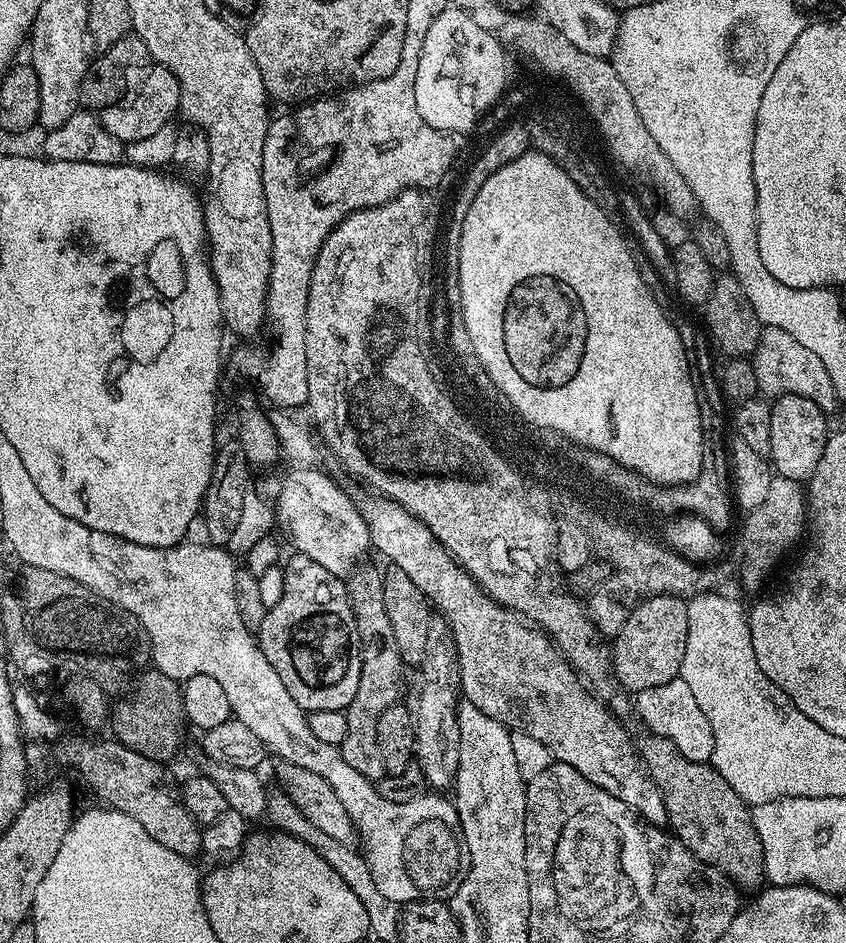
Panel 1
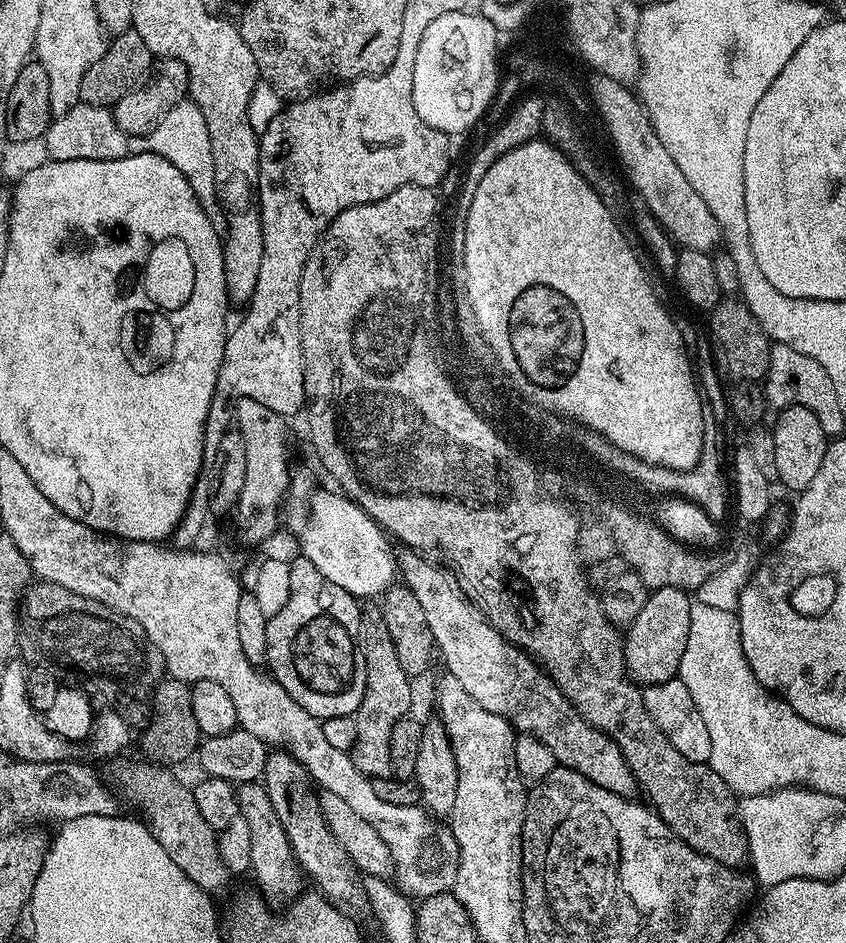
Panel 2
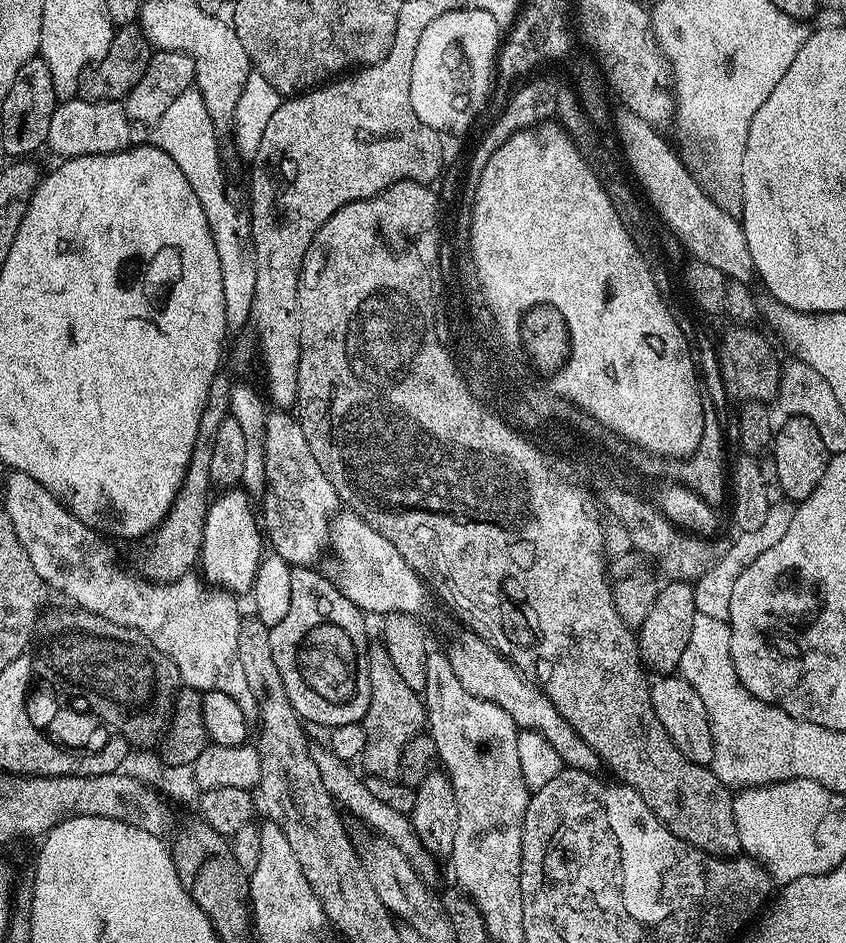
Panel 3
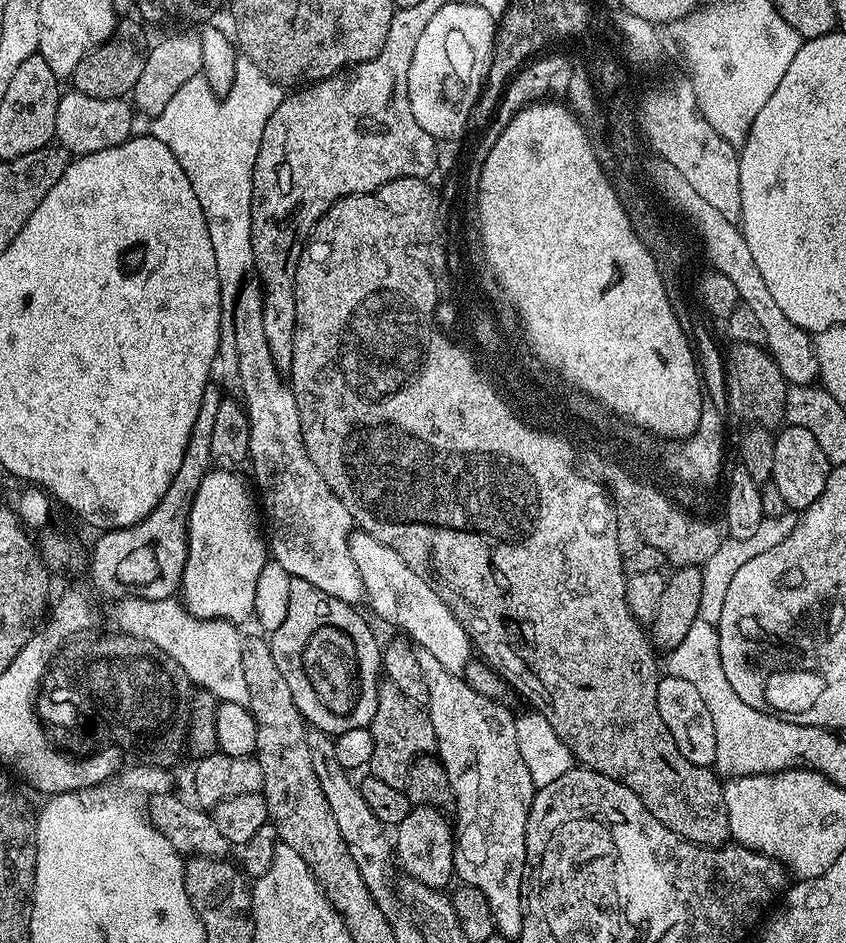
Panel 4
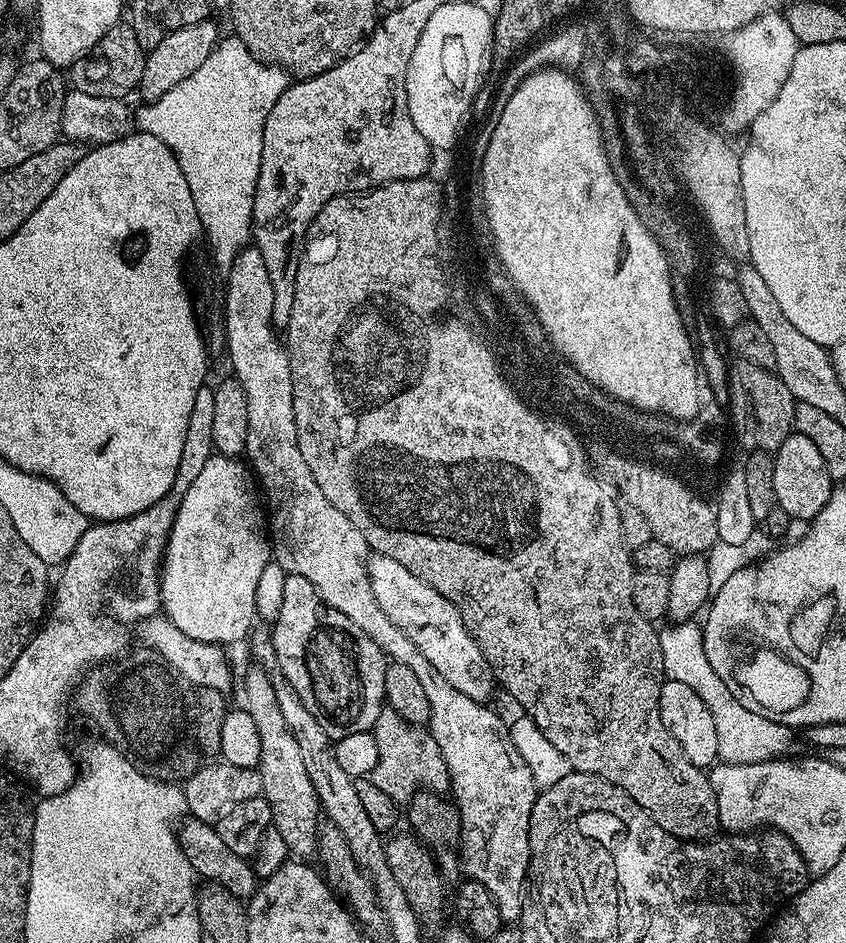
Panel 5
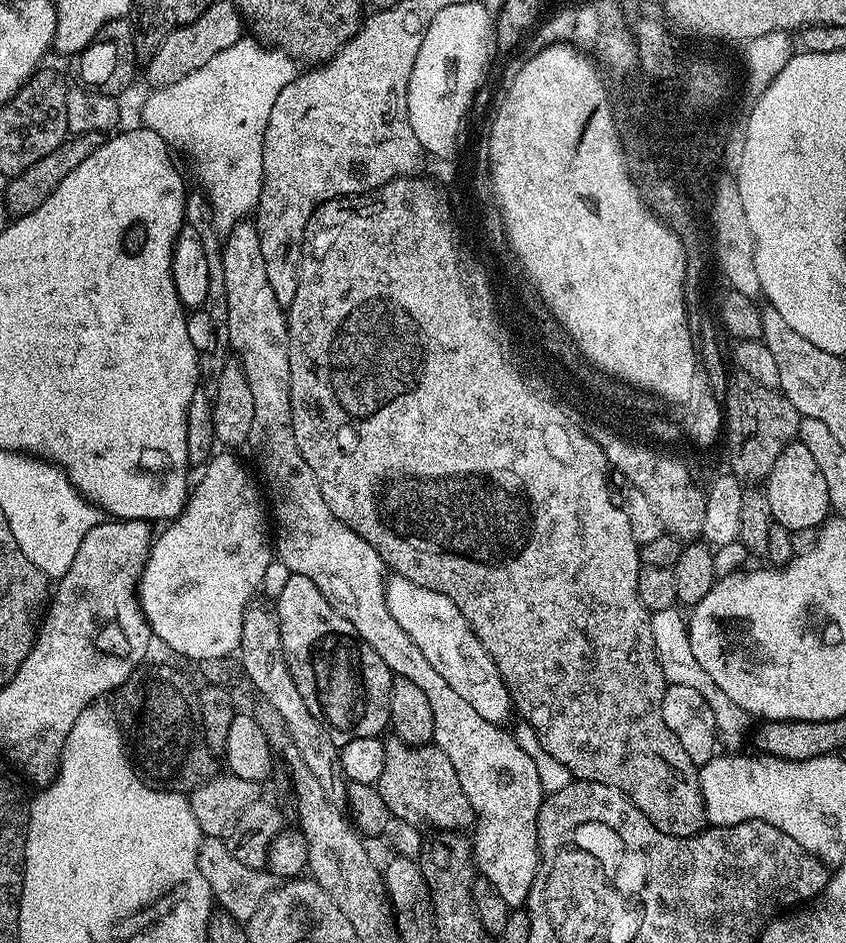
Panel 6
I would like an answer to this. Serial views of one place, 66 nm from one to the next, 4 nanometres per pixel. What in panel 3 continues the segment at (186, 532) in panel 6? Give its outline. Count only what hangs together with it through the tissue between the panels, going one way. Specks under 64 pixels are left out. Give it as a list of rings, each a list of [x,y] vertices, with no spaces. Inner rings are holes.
[[[243,487],[224,490],[219,495],[217,500],[215,497],[209,503],[204,518],[198,568],[209,585],[216,584],[212,586],[219,586],[233,594],[248,594],[252,590],[254,574],[258,574],[258,566],[265,555],[266,540],[257,513],[256,516],[252,513],[253,501]]]

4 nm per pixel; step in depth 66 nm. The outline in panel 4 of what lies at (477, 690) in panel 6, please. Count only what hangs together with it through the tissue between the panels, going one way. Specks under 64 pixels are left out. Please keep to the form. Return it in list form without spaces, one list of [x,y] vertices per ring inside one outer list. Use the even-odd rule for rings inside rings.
[[[356,530],[353,531],[351,540],[348,541],[354,566],[358,566],[358,574],[362,574],[362,586],[366,597],[366,604],[369,604],[382,619],[396,628],[401,628],[403,635],[417,649],[434,654],[446,670],[457,674],[463,673],[474,656],[474,645],[469,640],[466,630],[454,618],[450,606],[430,590],[390,546],[382,546],[378,538],[370,538],[370,534]]]

